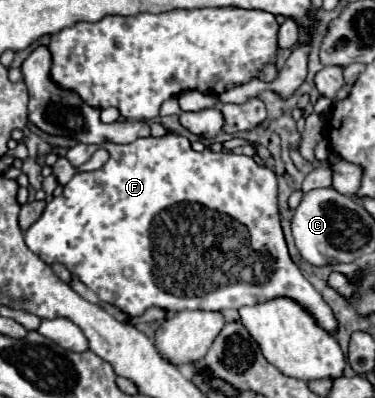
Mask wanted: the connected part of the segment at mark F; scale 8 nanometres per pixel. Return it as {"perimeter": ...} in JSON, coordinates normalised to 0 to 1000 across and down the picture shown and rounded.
{"perimeter":[[[445,332],[429,347],[365,347],[349,362],[301,362],[301,357],[280,357],[269,367],[248,367],[248,362],[205,362],[195,372],[184,372],[179,382],[179,402],[195,417],[216,417],[227,412],[253,377],[285,377],[291,382],[291,402],[248,432],[211,432],[195,442],[195,452],[168,472],[168,487],[141,497],[136,508],[125,508],[120,533],[109,538],[109,548],[77,573],[77,583],[67,583],[67,608],[77,618],[77,628],[88,628],[115,658],[141,663],[141,658],[163,658],[179,668],[179,678],[205,693],[227,719],[237,719],[275,759],[312,769],[323,784],[344,789],[344,794],[376,794],[392,774],[403,769],[424,769],[435,779],[445,779],[451,789],[477,784],[477,779],[600,779],[600,774],[643,774],[653,764],[691,764],[739,744],[771,744],[781,754],[792,754],[797,764],[808,764],[851,809],[851,819],[861,819],[877,834],[893,834],[899,824],[899,804],[883,784],[883,774],[872,769],[872,759],[856,749],[856,739],[829,719],[829,709],[819,709],[803,688],[803,678],[781,663],[781,653],[771,648],[771,628],[755,598],[755,578],[749,578],[749,558],[744,558],[744,523],[739,523],[739,442],[728,427],[717,427],[712,417],[691,417],[669,392],[632,392],[621,382],[563,382],[563,377],[541,377],[541,382],[520,382],[504,362],[499,347],[477,342],[477,337],[456,337]]]}

